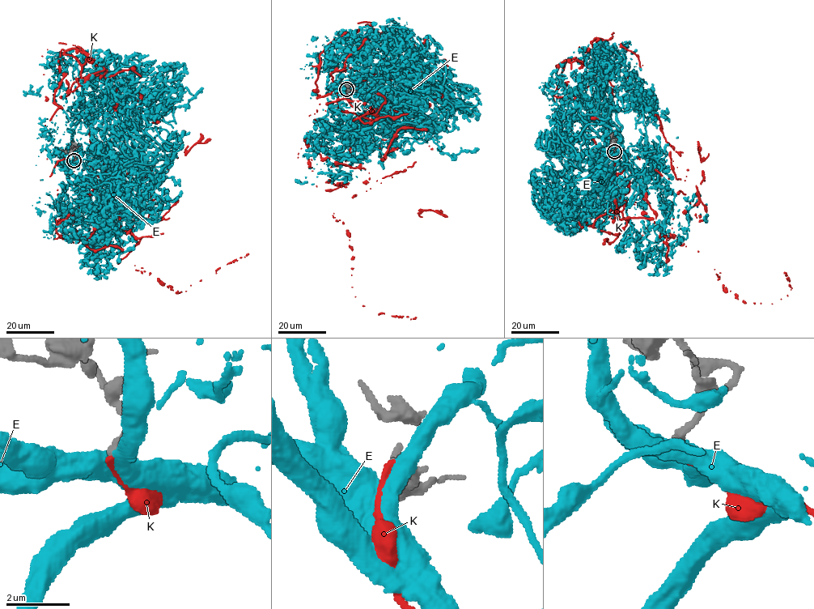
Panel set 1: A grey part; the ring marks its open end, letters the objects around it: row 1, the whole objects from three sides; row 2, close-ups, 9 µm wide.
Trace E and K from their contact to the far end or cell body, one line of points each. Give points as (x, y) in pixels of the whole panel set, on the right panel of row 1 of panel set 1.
E: (614, 151), (553, 213), (621, 198), (644, 266), (656, 227), (663, 249), (706, 215)
K: (614, 151), (595, 38), (594, 81), (701, 171), (700, 216), (671, 159), (700, 148)

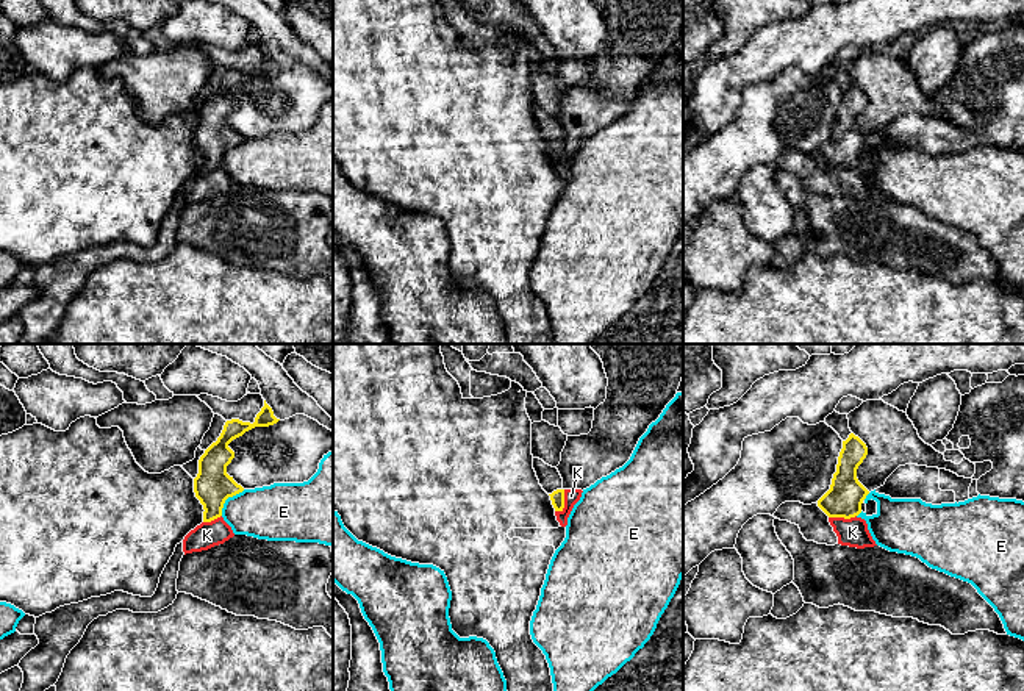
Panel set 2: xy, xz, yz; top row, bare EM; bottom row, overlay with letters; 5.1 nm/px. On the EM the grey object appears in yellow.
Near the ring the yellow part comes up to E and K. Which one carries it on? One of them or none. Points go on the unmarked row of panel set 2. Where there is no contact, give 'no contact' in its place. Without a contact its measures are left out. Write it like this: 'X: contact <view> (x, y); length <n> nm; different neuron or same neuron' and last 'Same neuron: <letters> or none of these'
E: contact xy (227, 147); length 180 nm; different neuron
K: contact xz (563, 152); length 130 nm; different neuron
Same neuron: none of these

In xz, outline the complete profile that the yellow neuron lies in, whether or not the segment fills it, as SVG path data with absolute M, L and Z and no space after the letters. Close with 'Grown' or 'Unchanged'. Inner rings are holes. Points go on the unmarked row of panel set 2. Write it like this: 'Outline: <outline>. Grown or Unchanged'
Outline: M533 108L533 119L539 130L539 134L550 145L555 161L563 161L564 139L563 139L563 128L560 125L558 119L546 114L539 108Z. Grown

